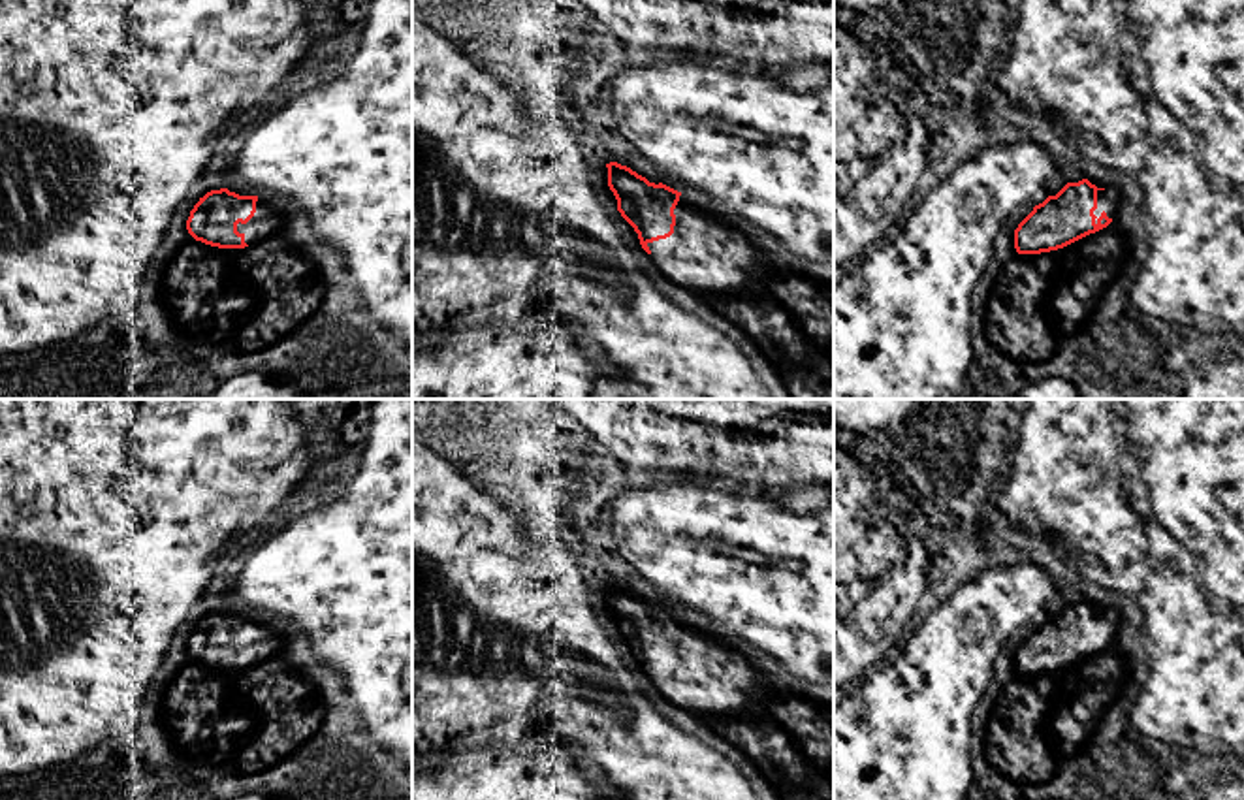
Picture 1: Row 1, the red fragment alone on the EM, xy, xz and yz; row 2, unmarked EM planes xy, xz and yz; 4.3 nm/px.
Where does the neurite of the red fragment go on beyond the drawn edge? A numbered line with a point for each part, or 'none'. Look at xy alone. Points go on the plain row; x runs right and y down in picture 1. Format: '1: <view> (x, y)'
1: xy (268, 639)

